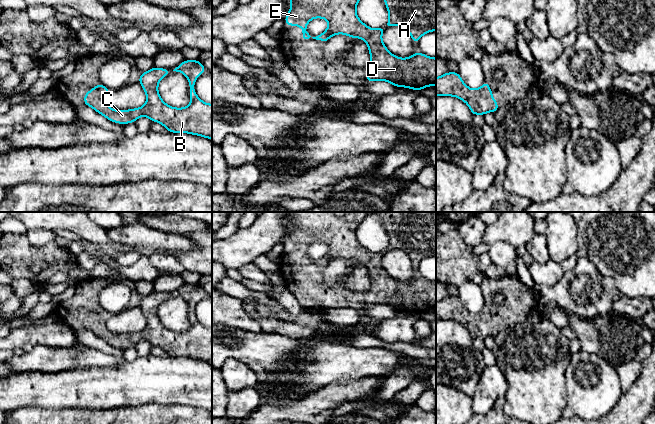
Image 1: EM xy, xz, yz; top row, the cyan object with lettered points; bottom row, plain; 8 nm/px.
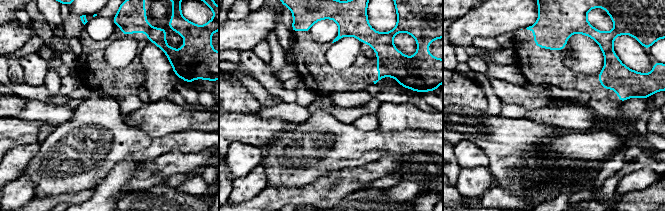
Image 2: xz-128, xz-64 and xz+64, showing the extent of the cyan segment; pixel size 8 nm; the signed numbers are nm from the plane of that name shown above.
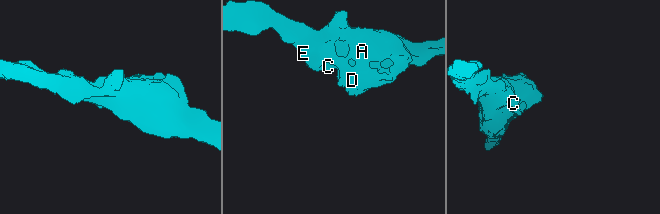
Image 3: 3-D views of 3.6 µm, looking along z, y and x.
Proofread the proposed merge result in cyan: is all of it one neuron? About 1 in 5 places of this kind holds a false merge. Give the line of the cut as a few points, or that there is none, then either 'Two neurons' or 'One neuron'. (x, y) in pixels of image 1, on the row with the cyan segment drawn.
No split. One neuron

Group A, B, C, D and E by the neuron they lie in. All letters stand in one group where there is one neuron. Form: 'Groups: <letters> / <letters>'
Groups: A B C D E

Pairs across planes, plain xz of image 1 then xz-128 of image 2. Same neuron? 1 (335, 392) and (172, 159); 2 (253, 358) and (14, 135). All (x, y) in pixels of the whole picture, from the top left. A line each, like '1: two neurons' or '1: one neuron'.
1: one neuron
2: one neuron

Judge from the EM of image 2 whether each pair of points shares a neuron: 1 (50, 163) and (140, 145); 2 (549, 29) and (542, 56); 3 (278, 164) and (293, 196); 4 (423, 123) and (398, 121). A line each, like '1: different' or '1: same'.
1: same
2: same
3: different
4: same

